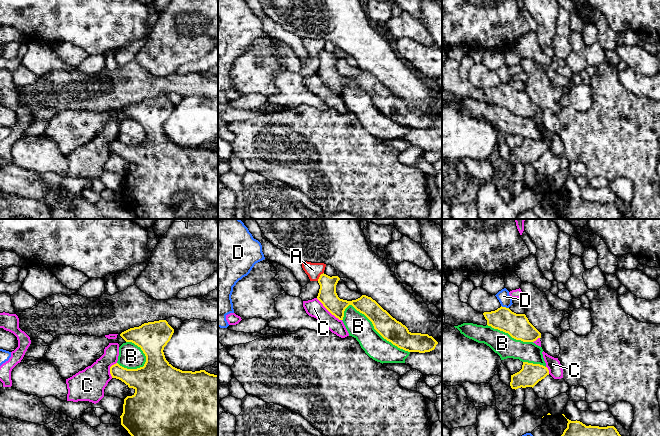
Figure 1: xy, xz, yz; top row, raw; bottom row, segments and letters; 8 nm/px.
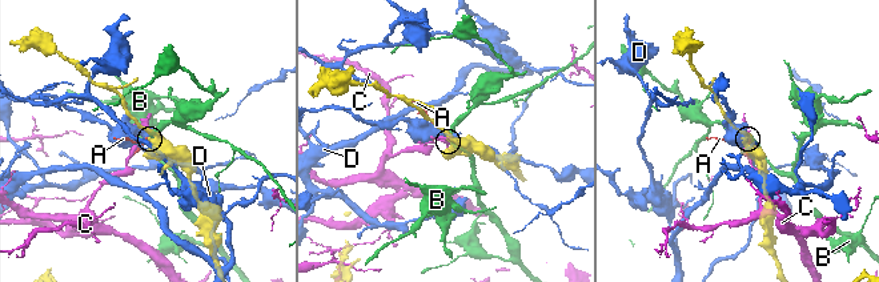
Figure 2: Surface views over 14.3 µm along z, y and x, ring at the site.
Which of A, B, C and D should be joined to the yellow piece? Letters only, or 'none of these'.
none of these

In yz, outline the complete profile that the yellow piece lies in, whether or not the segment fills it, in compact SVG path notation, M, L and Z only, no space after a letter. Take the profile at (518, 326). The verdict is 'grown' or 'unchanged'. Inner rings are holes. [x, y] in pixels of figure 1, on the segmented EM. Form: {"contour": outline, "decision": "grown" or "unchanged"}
{"contour": "M501 306L495 311L484 312L483 315L488 326L508 333L516 340L534 342L541 338L541 333L529 322L525 314L516 314Z", "decision": "unchanged"}

